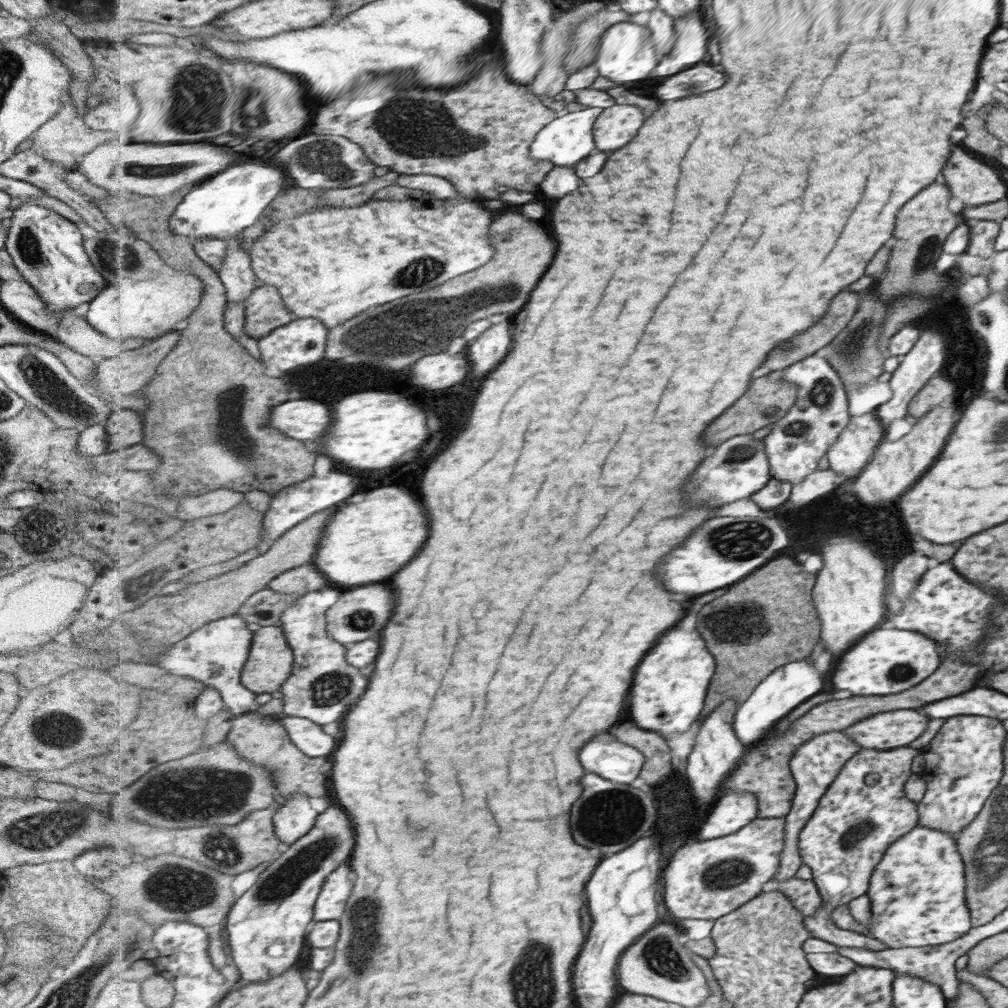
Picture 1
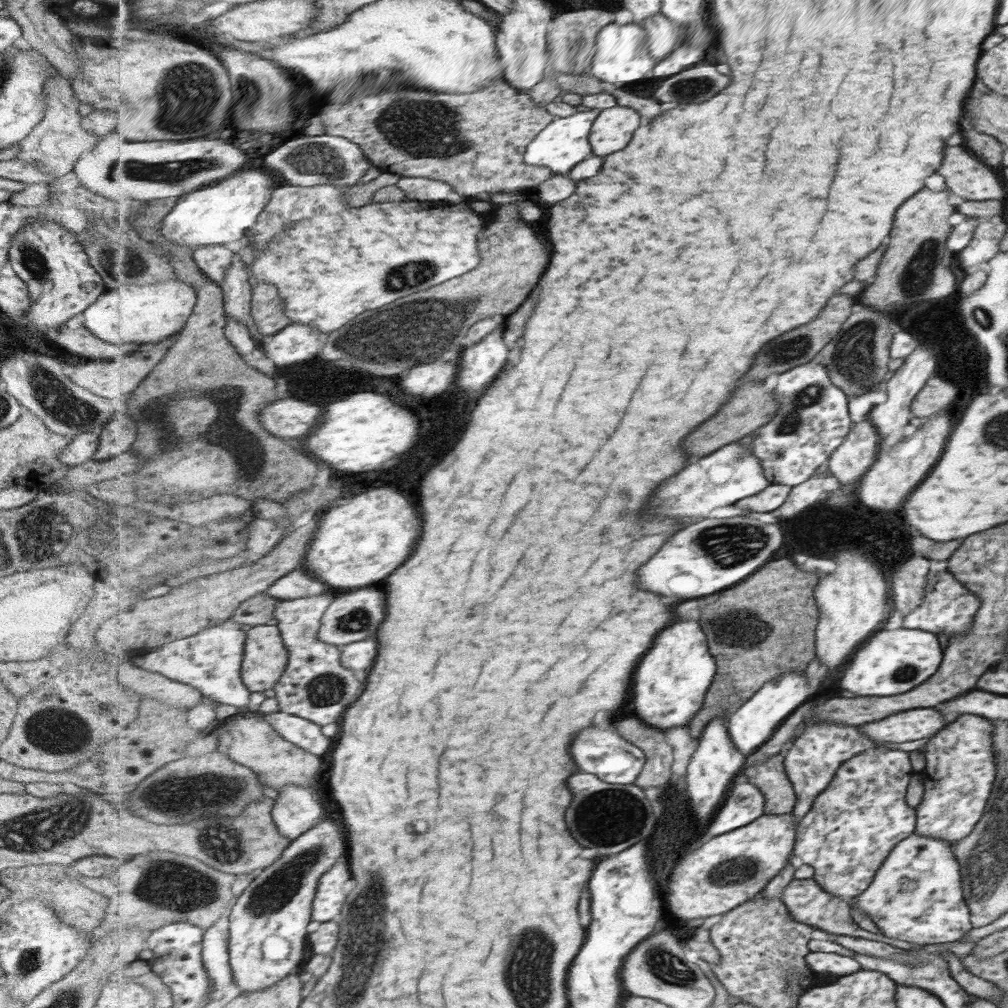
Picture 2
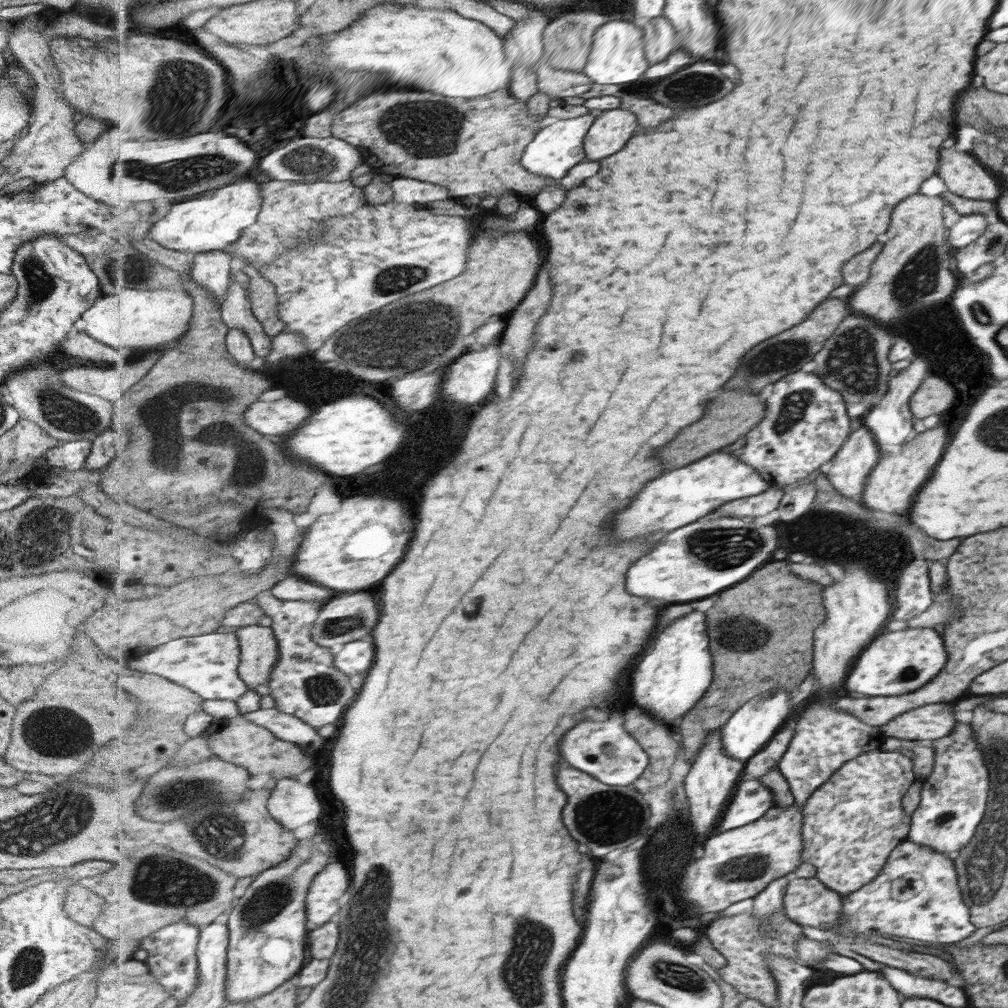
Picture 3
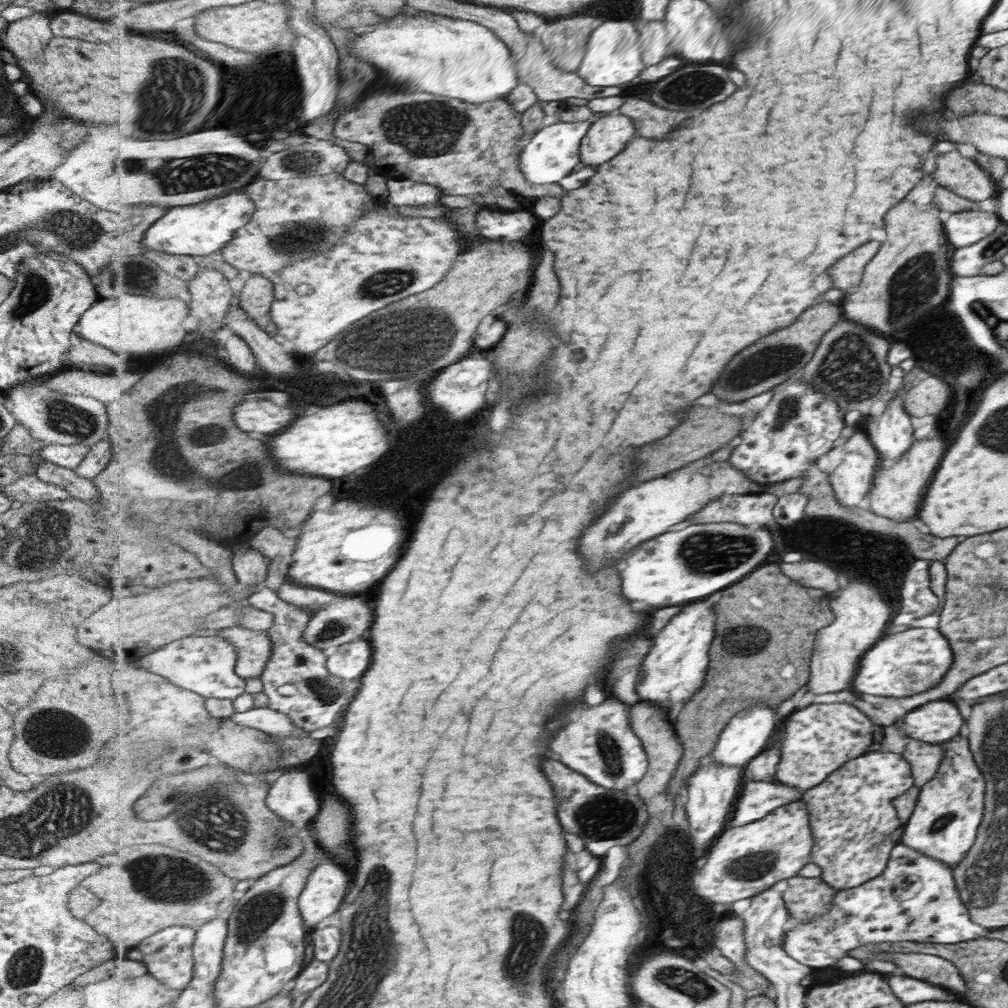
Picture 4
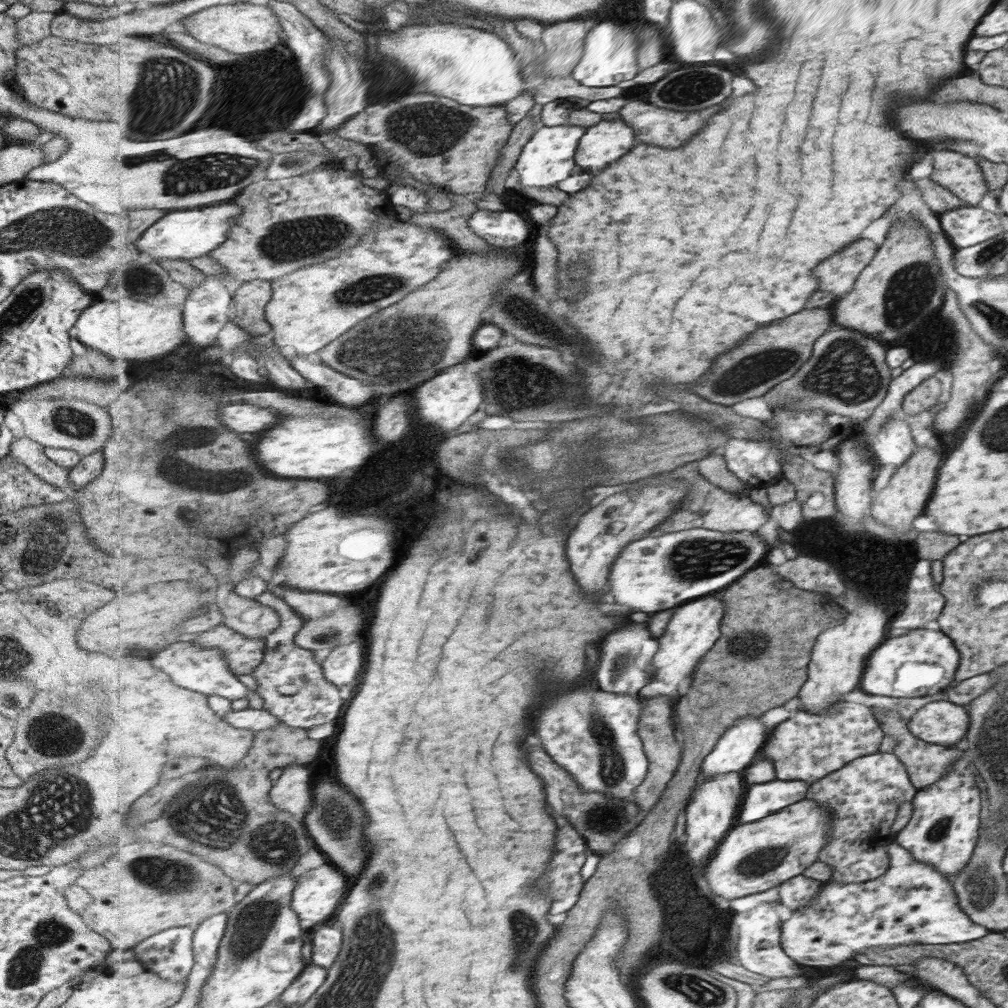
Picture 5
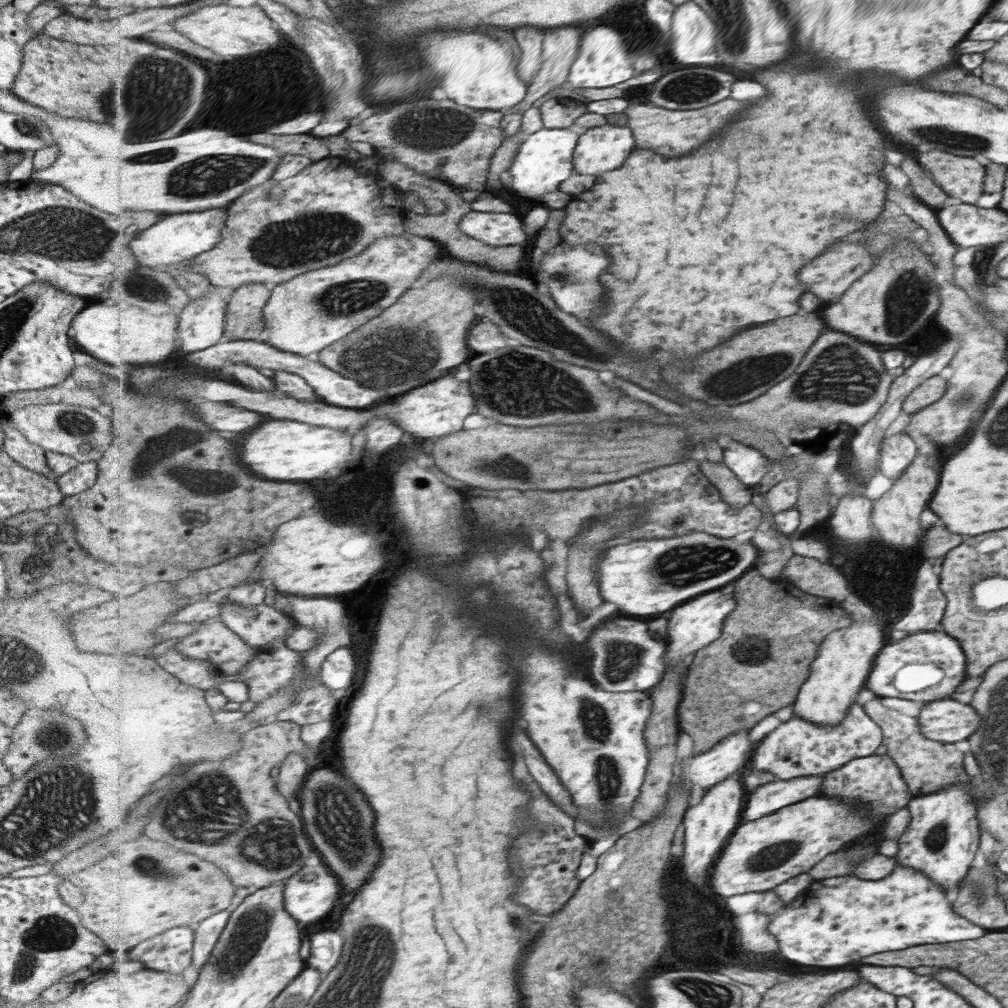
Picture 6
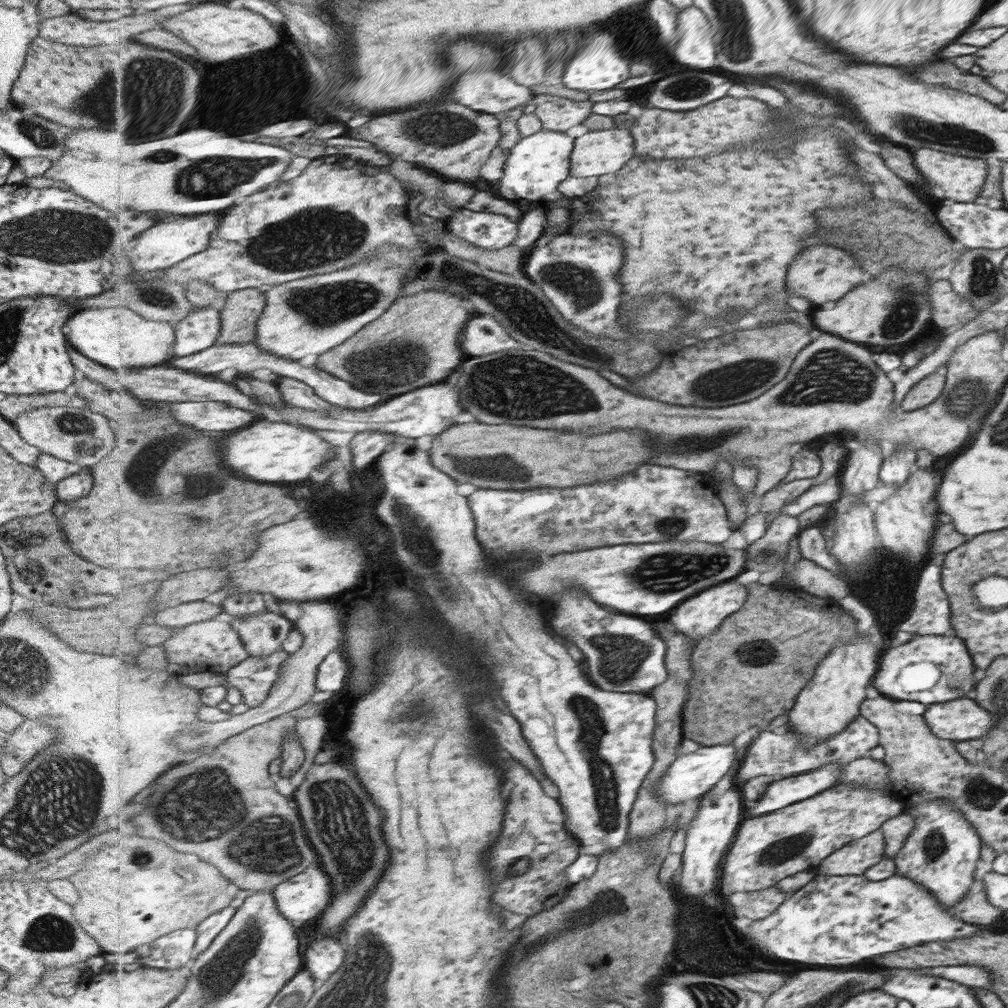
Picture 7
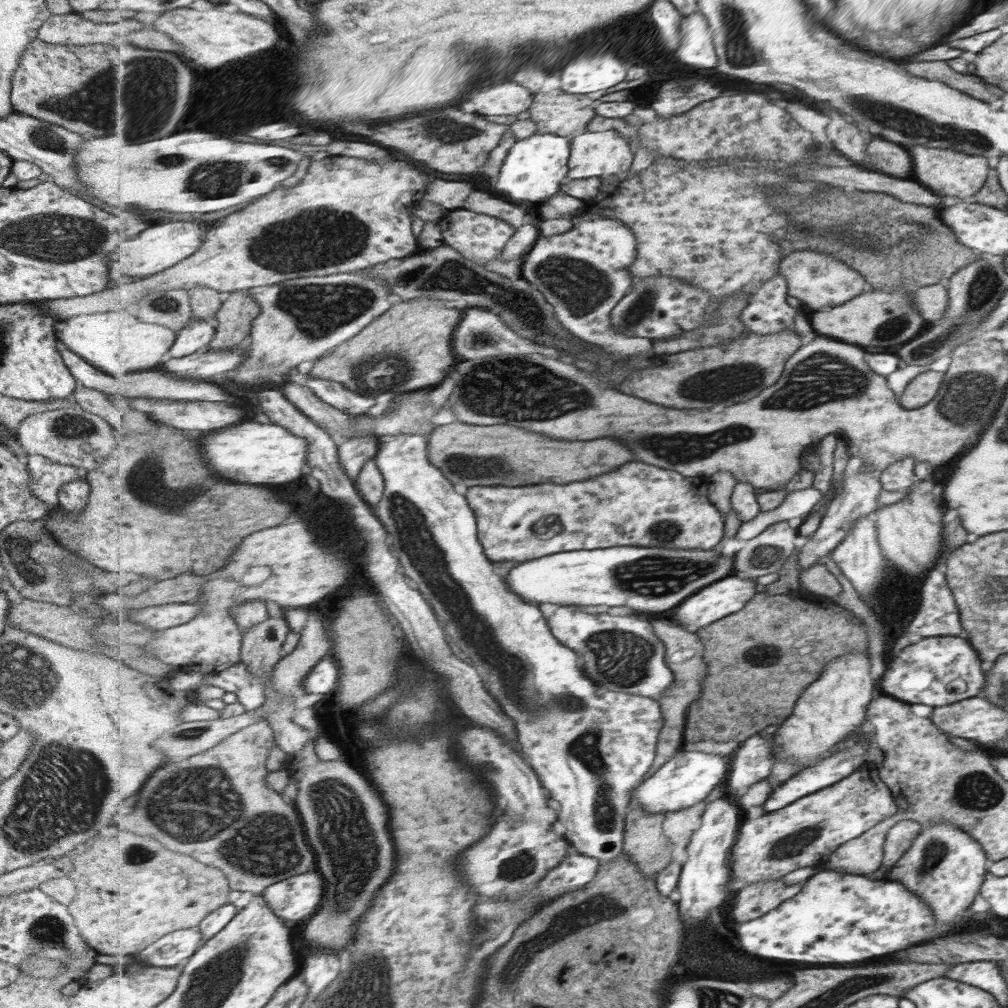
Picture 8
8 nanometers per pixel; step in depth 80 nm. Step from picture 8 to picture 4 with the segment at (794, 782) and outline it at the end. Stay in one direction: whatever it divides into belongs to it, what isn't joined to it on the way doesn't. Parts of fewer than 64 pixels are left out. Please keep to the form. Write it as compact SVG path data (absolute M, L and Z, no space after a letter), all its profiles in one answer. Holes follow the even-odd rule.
M748 781L744 786L739 804L735 807L734 819L728 824L729 828L757 822L776 808L800 800L798 790L785 784Z

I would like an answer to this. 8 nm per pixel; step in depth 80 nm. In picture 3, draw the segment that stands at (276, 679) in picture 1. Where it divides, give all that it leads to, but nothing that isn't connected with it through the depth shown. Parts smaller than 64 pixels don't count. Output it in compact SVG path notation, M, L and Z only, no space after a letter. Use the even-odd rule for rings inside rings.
M251 625L239 628L236 633L242 650L240 677L250 690L269 685L273 669L280 659L280 646L271 627Z

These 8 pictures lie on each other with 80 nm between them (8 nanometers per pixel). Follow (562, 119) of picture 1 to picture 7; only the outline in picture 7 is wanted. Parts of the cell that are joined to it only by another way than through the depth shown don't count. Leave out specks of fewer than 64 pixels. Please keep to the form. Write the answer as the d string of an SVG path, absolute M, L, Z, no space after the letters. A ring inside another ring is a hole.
M542 129L537 134L521 137L520 141L507 154L501 180L501 196L513 200L531 200L531 205L545 204L559 194L559 185L570 178L572 155L576 138L565 132Z

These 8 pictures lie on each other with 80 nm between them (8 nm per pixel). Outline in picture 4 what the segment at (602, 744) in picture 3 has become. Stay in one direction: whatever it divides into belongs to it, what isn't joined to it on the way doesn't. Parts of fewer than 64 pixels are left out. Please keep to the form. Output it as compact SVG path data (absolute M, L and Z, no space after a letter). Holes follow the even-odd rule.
M609 698L601 706L579 704L575 708L565 710L561 720L561 730L557 732L555 742L551 742L551 750L563 760L569 768L584 774L590 781L599 786L612 789L633 789L649 770L649 758L643 750L641 740L629 727L629 706L623 702L615 702Z

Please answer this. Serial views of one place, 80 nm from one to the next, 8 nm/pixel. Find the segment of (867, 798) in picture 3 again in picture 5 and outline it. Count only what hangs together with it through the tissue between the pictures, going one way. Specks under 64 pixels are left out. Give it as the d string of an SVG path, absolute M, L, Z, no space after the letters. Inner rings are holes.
M875 753L851 760L851 763L839 768L839 772L830 772L827 780L819 779L819 784L811 783L804 794L807 800L814 800L824 808L831 817L829 822L828 841L818 852L818 861L831 867L830 880L849 884L850 882L865 882L877 879L885 874L889 867L887 848L894 842L897 833L891 828L897 816L898 806L905 801L911 801L917 789L911 784L906 766L893 754Z

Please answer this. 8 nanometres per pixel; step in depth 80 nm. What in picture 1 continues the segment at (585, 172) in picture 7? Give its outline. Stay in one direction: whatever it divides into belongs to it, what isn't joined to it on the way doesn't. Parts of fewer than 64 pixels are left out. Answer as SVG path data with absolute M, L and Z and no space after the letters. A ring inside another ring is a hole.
M615 103L604 109L594 126L597 150L609 152L629 144L645 124L645 112L639 106Z

